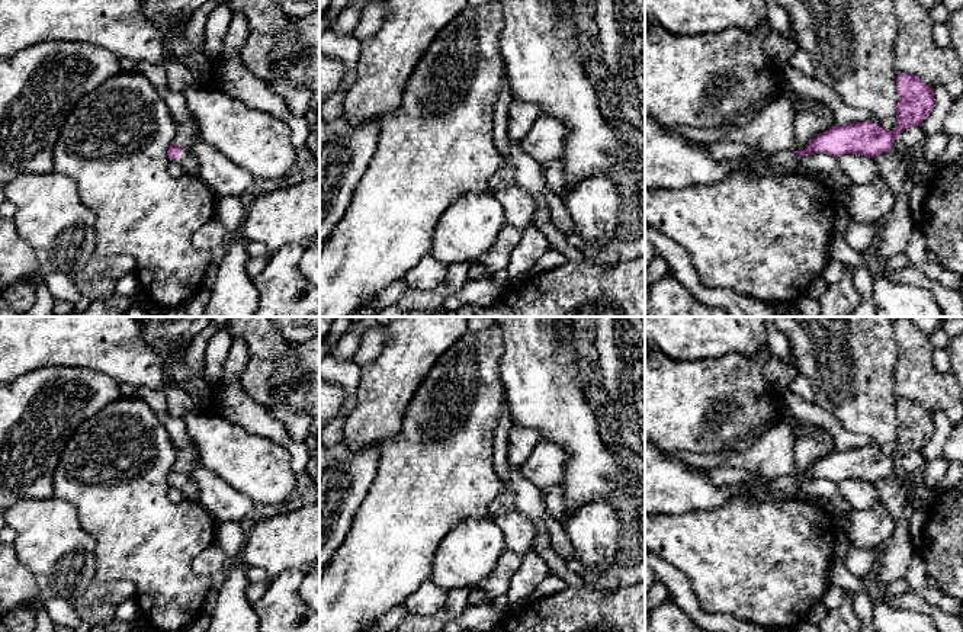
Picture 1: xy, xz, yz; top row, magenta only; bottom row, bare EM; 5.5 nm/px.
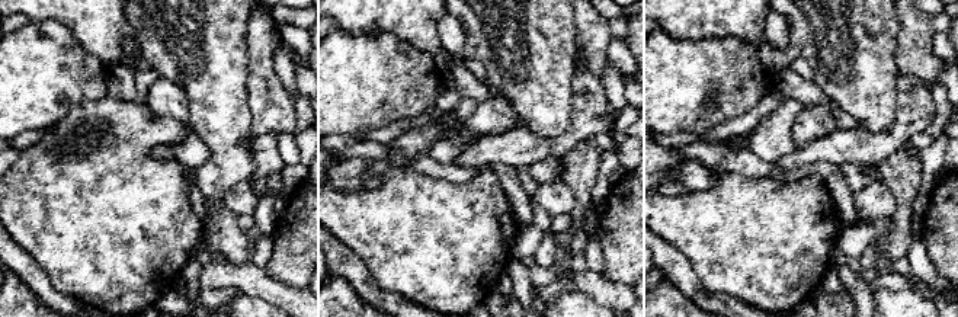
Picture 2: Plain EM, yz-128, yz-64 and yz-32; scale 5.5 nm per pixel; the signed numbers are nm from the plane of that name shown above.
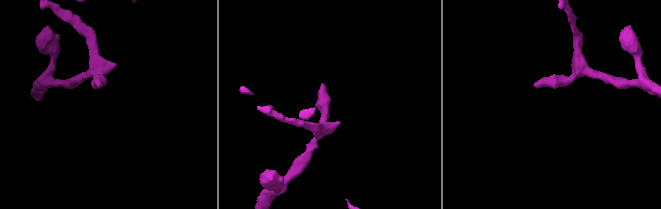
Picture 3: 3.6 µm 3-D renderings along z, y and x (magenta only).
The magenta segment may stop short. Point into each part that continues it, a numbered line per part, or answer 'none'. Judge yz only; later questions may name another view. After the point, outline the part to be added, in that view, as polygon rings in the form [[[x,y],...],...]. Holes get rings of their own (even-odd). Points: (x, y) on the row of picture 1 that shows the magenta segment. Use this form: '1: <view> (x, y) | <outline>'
1: yz (785, 161) | [[[793,148],[781,150],[773,155],[768,155],[768,163],[760,166],[758,169],[749,171],[755,177],[763,177],[767,174],[790,174],[796,170],[800,157]]]

